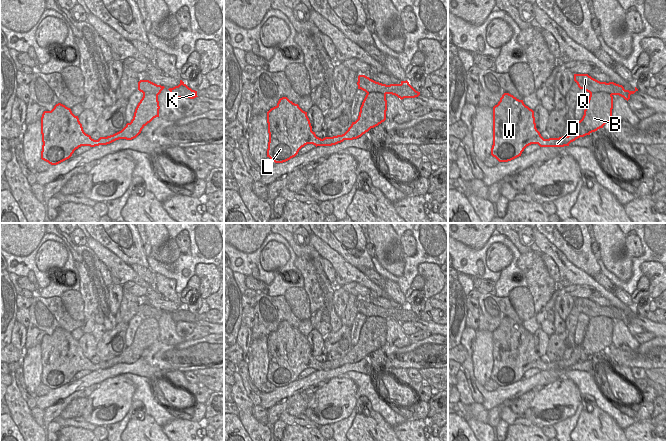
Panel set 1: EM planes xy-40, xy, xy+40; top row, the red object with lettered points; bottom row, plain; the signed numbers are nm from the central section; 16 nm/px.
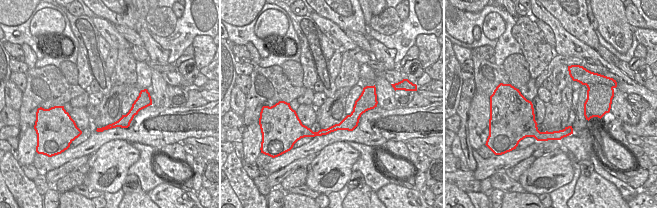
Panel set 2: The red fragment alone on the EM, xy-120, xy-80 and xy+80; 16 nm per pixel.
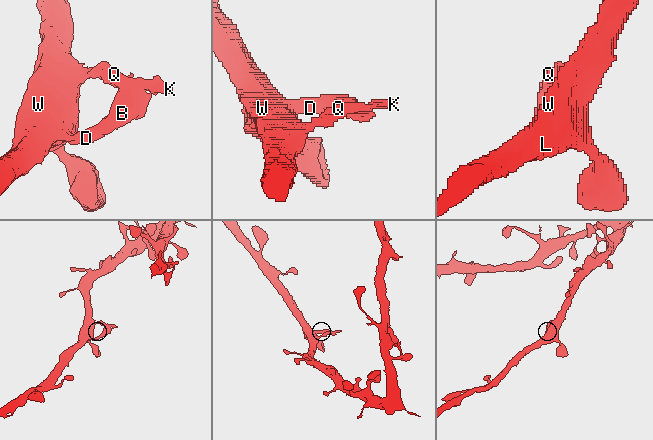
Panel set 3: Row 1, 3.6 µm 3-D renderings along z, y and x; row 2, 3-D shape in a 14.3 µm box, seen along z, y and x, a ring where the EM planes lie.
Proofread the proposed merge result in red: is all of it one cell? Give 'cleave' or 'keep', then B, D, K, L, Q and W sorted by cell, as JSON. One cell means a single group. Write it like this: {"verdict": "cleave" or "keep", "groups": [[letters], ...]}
{"verdict": "cleave", "groups": [["B", "D", "L", "W"], ["K", "Q"]]}

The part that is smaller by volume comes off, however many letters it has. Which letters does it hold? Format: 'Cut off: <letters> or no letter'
Cut off: K, Q

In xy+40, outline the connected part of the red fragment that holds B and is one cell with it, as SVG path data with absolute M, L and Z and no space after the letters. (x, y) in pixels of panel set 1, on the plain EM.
M504 317L493 331L493 369L491 379L499 386L521 380L531 368L540 371L564 371L580 361L590 359L612 344L613 320L591 317L584 339L568 360L544 363L536 352L534 335L509 317Z

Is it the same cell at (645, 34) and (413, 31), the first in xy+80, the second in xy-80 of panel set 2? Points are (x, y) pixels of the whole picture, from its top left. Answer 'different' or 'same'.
different

